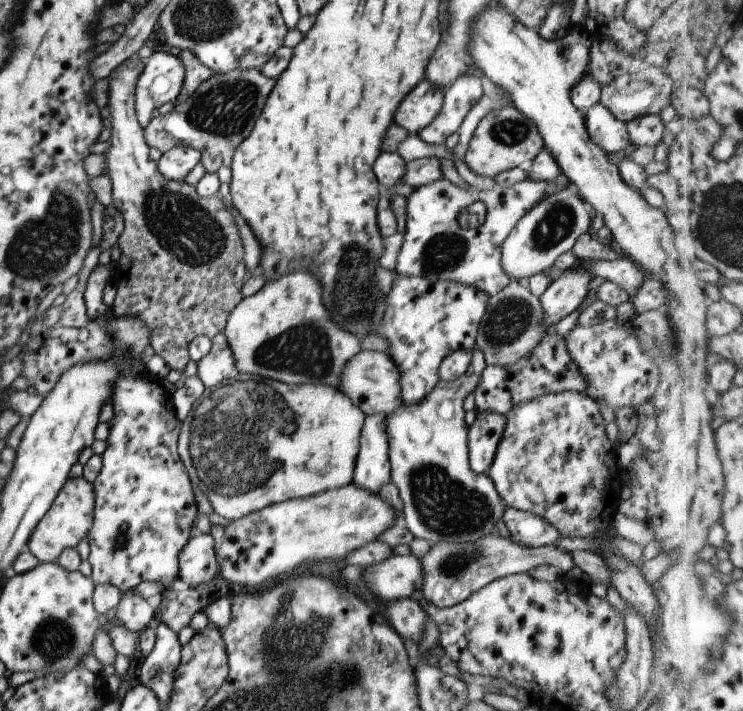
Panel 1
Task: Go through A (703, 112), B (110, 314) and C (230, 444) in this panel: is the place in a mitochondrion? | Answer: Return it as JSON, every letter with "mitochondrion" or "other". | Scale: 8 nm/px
{"A":"other","B":"other","C":"mitochondrion"}

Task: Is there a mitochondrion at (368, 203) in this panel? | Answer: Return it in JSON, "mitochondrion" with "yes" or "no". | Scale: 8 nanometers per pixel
{"mitochondrion":"no"}

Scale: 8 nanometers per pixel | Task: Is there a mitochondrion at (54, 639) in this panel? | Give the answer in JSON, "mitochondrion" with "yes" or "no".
{"mitochondrion":"yes"}

